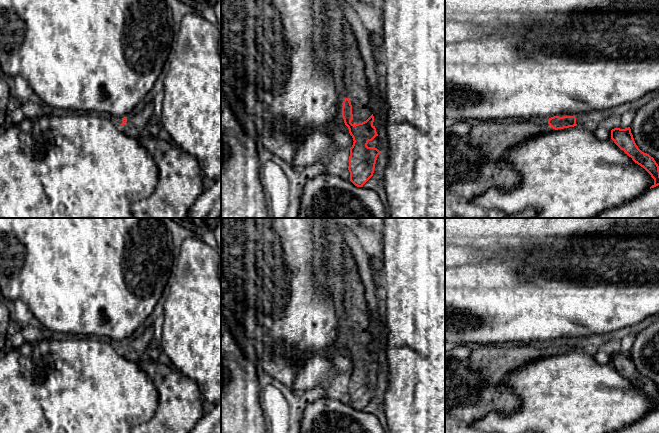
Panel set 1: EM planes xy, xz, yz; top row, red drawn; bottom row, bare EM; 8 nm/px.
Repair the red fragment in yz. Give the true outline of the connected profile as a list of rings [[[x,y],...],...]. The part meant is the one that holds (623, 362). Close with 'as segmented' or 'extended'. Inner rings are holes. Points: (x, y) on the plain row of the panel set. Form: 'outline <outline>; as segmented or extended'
outline [[[630,351],[625,352],[625,353],[620,353],[620,352],[612,353],[611,363],[621,374],[623,374],[629,381],[631,381],[635,387],[643,391],[651,399],[651,401],[654,403],[654,408],[650,411],[650,413],[659,409],[659,390],[653,381],[651,381],[647,377],[642,376],[638,372],[638,370],[636,369],[634,365]]]; as segmented

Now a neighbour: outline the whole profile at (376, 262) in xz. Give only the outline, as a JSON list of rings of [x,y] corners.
[[[383,256],[370,257],[373,277],[378,280],[379,285],[383,286]]]

